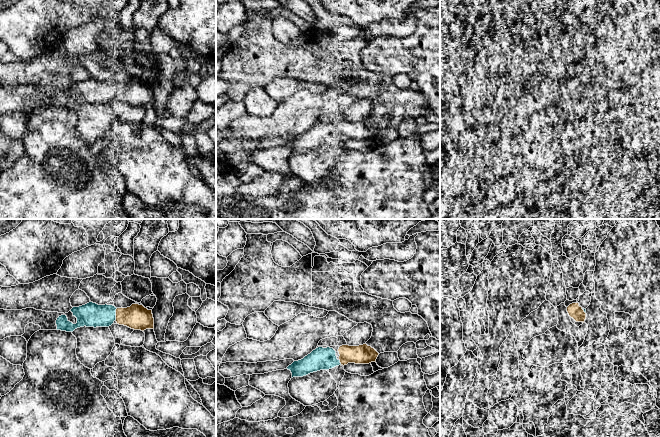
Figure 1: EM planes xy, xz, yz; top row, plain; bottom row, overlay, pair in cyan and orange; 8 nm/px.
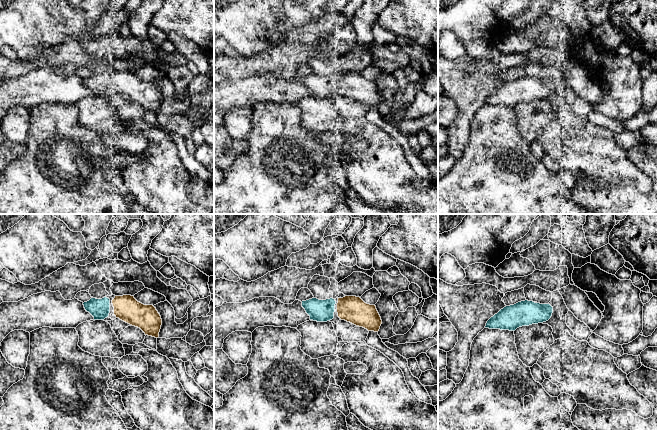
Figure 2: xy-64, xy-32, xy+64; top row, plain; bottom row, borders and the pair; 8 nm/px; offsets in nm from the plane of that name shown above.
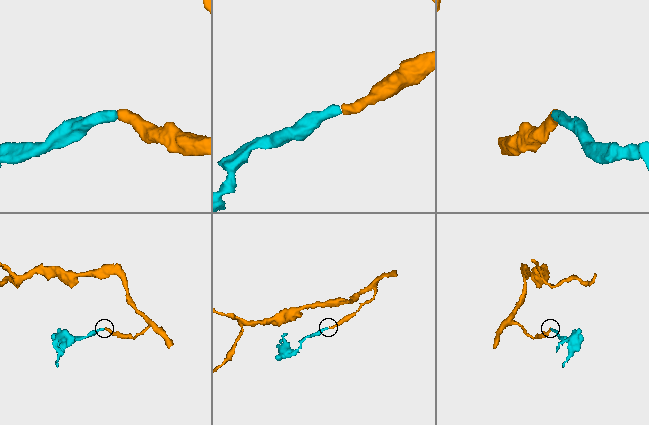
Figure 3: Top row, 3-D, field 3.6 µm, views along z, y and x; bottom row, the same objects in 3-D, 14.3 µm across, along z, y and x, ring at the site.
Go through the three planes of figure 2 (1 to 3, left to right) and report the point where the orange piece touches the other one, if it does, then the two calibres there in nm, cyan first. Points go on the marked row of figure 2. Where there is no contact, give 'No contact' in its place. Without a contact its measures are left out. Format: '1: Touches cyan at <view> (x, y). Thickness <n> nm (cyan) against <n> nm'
1: No contact
2: No contact
3: No contact

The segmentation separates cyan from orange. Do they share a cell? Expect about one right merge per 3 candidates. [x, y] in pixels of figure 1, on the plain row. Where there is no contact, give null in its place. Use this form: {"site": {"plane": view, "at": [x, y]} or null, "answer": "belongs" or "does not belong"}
{"site": {"plane": "xy", "at": [115, 90]}, "answer": "belongs"}

